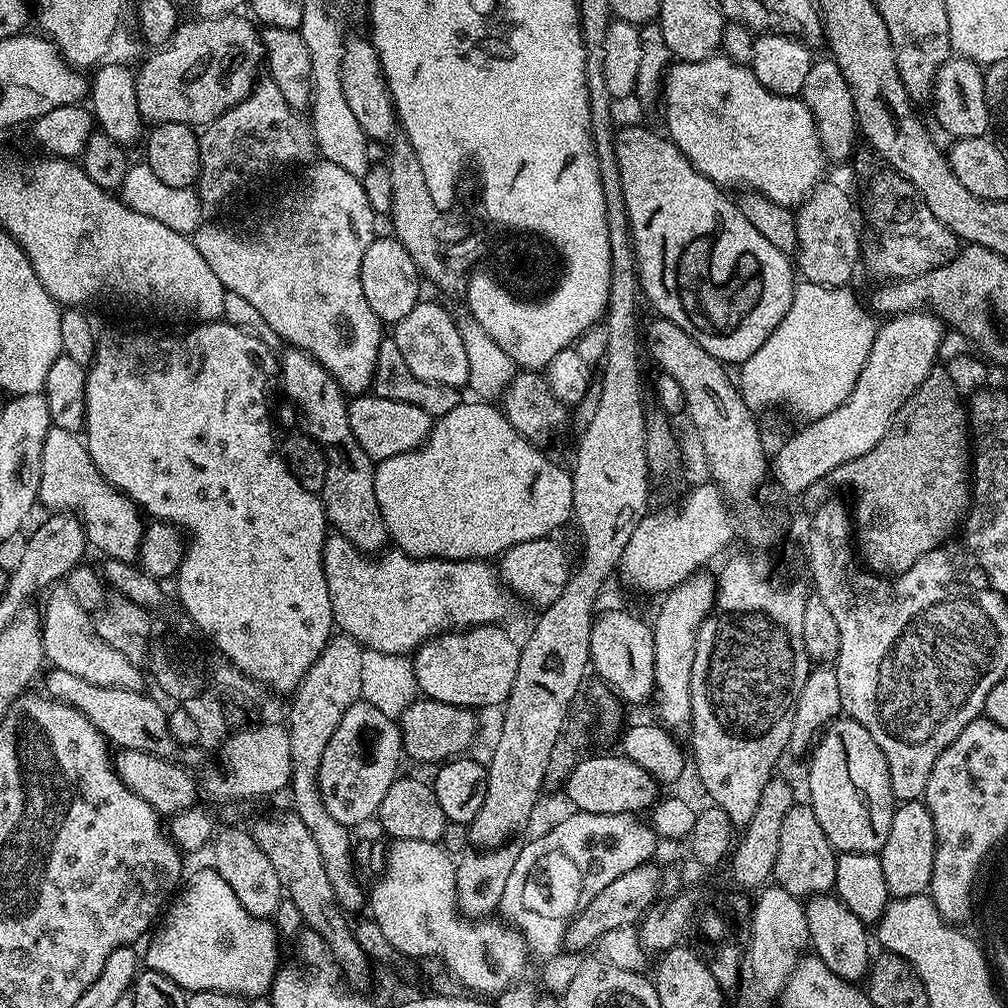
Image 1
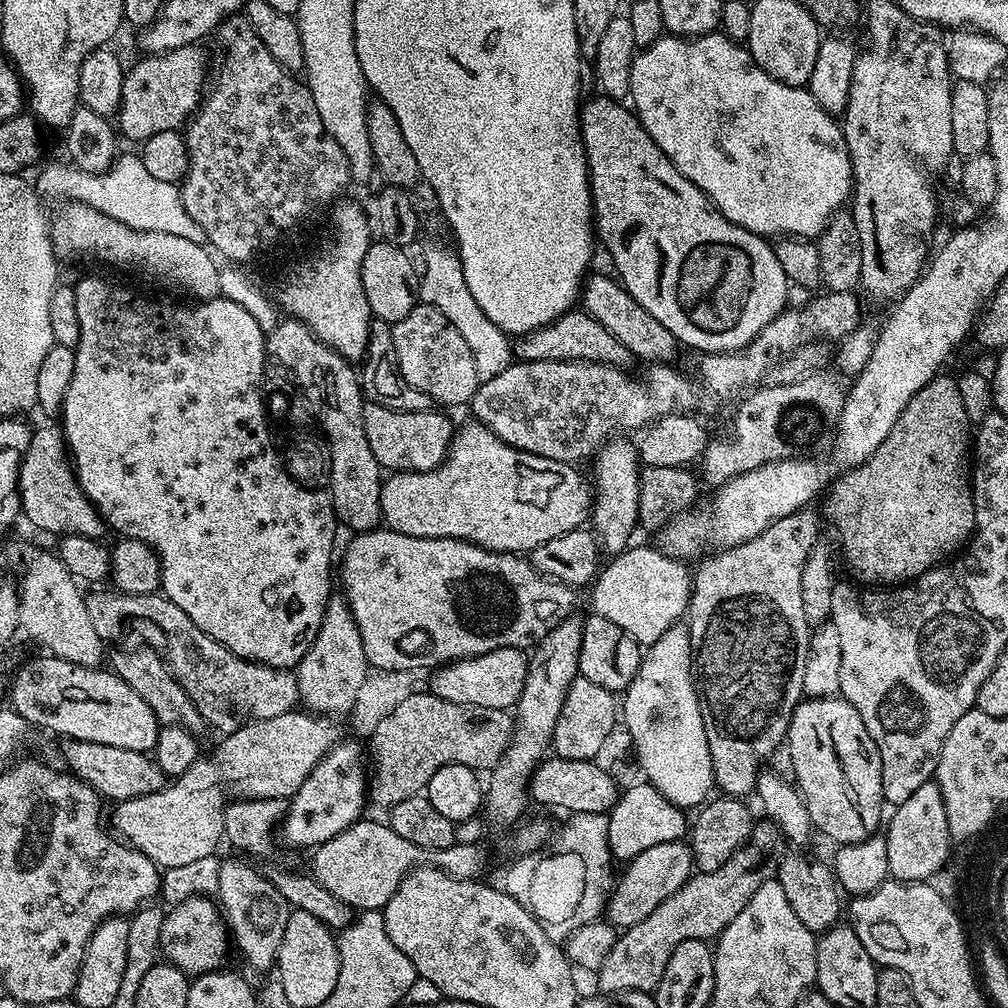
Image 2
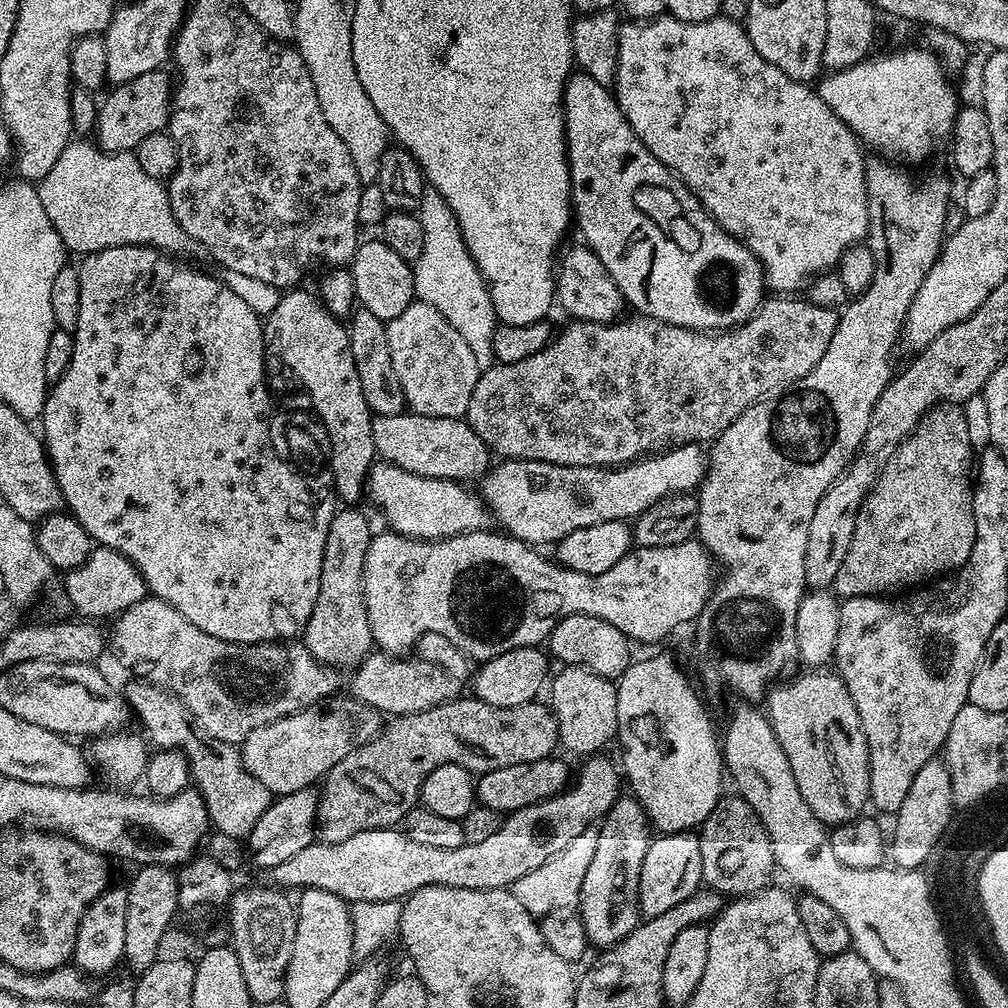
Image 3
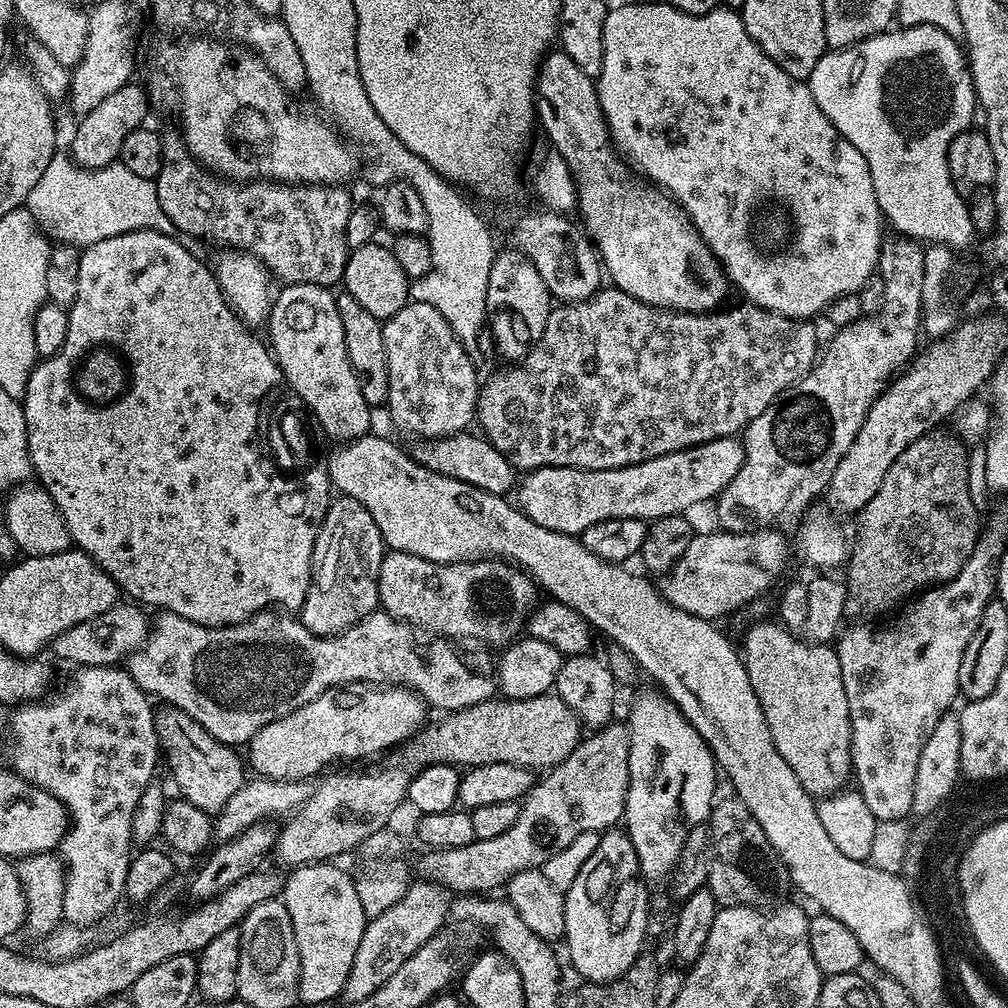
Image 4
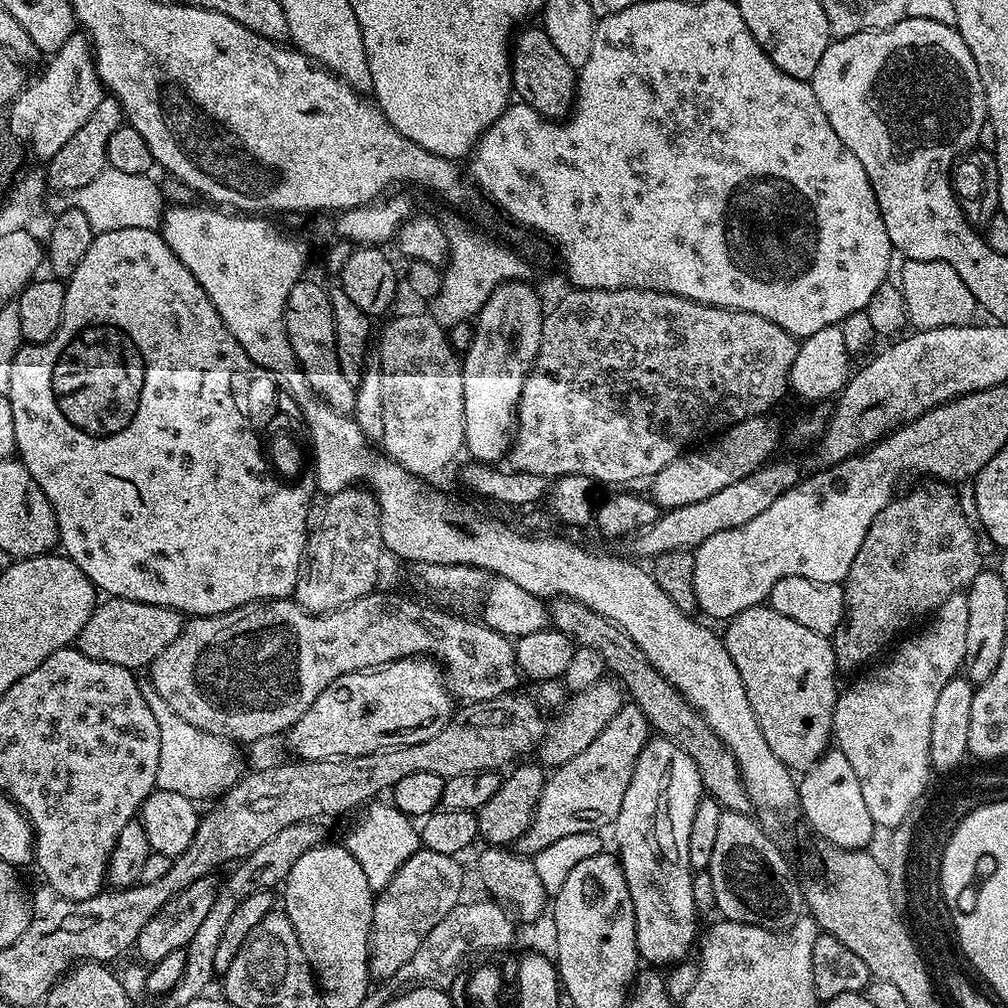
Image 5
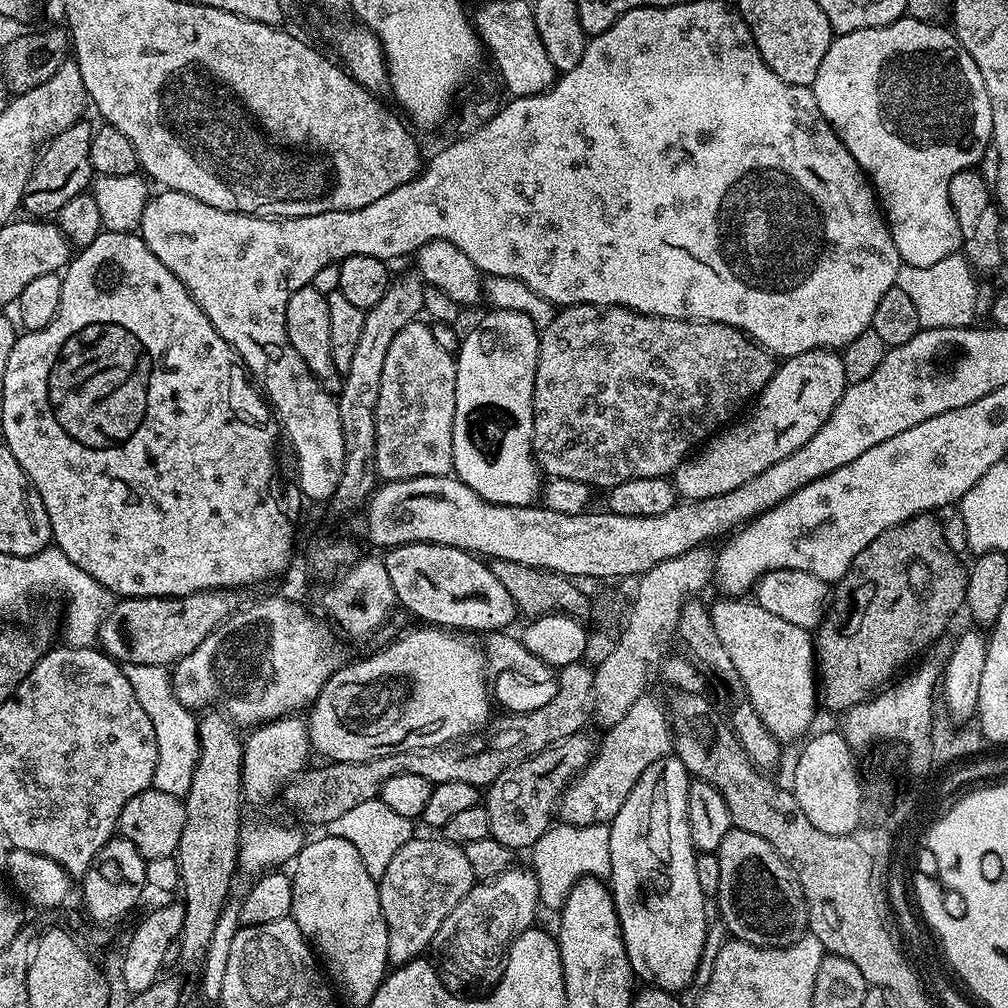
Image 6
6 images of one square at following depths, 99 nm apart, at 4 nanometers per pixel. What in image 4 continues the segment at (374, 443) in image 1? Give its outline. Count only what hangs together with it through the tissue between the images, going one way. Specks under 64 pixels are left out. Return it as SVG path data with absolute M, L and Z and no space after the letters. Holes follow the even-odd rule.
M465 430L437 440L425 440L419 445L421 448L411 449L410 455L413 460L419 460L422 466L426 466L446 478L466 482L470 486L481 488L495 496L507 497L508 491L511 488L513 491L518 480L512 464L491 442L485 440L483 435L471 436L470 433L471 431Z

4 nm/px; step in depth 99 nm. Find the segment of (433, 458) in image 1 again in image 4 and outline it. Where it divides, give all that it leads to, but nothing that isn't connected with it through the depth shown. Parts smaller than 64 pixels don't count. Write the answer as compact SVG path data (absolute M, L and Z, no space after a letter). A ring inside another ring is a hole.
M727 436L699 444L686 450L662 454L634 466L622 466L614 470L586 470L585 468L535 468L519 481L520 511L546 530L579 537L590 526L607 520L638 518L645 522L664 519L667 516L688 514L695 504L715 501L722 489L738 474L744 461L744 446L739 439Z

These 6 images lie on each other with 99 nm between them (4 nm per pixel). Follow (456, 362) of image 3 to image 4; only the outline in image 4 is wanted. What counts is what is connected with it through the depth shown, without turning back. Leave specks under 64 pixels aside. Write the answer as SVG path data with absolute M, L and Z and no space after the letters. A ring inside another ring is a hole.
M412 300L398 314L383 321L382 342L388 371L388 416L408 436L420 436L421 441L437 440L463 432L476 418L476 400L480 397L481 381L476 380L476 368L468 357L469 349L450 330L446 318L426 302Z

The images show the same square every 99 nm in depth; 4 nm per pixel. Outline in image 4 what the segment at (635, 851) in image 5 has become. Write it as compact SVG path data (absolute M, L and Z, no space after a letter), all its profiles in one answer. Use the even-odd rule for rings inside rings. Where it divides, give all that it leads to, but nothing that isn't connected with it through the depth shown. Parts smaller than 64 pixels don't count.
M663 691L644 692L632 704L626 727L630 746L630 778L624 807L623 827L640 859L640 874L645 881L667 881L680 863L686 838L692 828L705 823L711 817L716 796L718 765L706 741L690 726L688 719L678 710L673 700Z

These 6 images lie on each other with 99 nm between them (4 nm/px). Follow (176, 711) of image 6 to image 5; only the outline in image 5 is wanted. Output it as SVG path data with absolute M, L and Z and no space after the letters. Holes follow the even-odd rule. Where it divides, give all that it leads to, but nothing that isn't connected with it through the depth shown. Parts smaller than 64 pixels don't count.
M150 682L141 683L142 698L146 698L146 706L150 706L150 714L154 714L154 722L158 722L158 778L156 788L170 790L174 794L182 794L182 798L190 798L193 802L208 800L211 796L219 797L233 788L245 775L244 756L241 745L234 740L224 740L221 736L210 734L206 730L198 730L198 726L190 726L186 718L174 714L154 690Z

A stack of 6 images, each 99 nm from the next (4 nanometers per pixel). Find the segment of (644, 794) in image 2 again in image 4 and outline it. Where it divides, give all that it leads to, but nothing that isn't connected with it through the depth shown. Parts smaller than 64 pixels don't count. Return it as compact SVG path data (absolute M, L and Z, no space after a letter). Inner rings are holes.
M608 830L603 833L594 846L594 854L582 862L578 878L563 893L564 898L564 934L562 944L568 947L568 956L572 959L572 968L589 984L608 984L616 980L635 962L637 956L645 951L644 935L648 932L648 892L642 885L640 859L630 842L627 831Z

